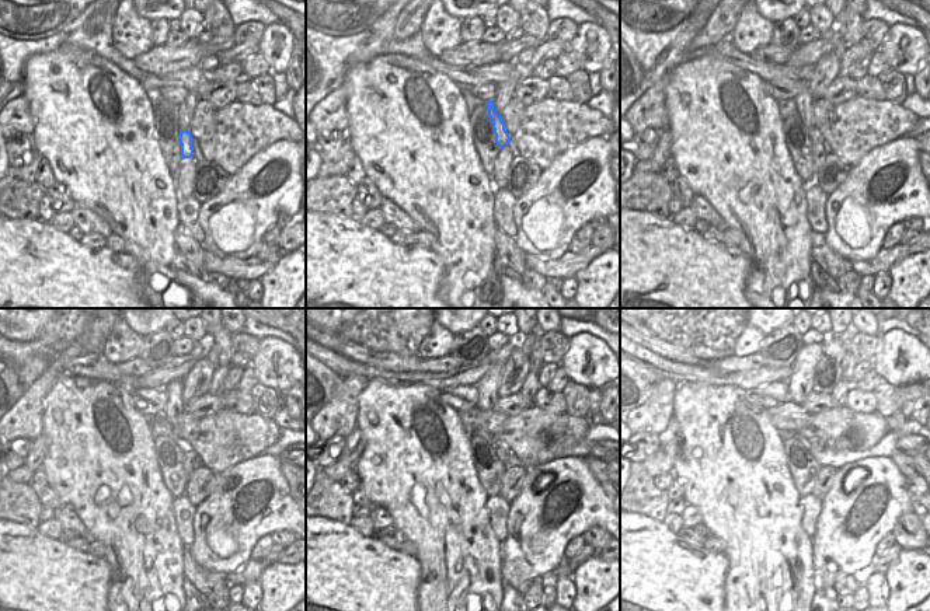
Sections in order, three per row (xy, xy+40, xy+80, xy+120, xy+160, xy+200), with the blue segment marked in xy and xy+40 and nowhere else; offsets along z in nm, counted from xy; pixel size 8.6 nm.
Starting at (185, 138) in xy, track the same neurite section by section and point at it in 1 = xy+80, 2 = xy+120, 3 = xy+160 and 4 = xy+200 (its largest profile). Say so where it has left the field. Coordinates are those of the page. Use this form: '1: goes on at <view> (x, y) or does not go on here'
1: goes on at xy+80 (803, 101)
2: goes on at xy+120 (174, 408)
3: goes on at xy+160 (487, 387)
4: goes on at xy+200 (800, 384)

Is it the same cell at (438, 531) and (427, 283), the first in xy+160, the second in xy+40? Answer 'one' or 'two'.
two

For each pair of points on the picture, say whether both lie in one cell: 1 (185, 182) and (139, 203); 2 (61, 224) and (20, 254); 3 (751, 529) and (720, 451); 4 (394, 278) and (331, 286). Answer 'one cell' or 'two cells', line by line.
1: two cells
2: two cells
3: one cell
4: one cell

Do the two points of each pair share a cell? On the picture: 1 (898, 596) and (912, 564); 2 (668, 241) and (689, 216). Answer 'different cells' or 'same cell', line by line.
1: same cell
2: different cells

